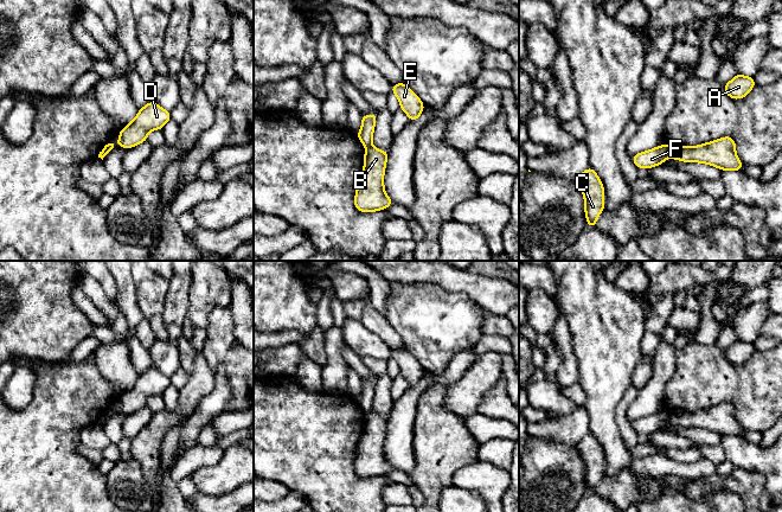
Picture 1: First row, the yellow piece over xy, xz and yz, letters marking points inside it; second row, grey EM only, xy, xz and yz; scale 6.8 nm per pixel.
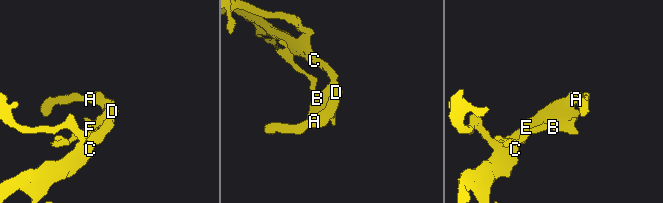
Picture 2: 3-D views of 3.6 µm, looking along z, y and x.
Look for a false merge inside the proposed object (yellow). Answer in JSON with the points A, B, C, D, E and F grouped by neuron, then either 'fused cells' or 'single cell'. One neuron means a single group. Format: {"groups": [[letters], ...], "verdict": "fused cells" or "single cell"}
{"groups": [["A", "B", "C", "D", "E"], ["F"]], "verdict": "fused cells"}

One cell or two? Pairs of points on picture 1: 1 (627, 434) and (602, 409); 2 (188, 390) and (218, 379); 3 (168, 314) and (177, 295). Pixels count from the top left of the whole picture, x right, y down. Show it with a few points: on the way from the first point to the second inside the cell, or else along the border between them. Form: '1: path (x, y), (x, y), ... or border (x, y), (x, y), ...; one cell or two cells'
1: border (622, 395), (615, 410), (615, 423), (626, 448); two cells
2: border (213, 373), (213, 388), (198, 404); two cells
3: path (173, 309), (177, 300); one cell

